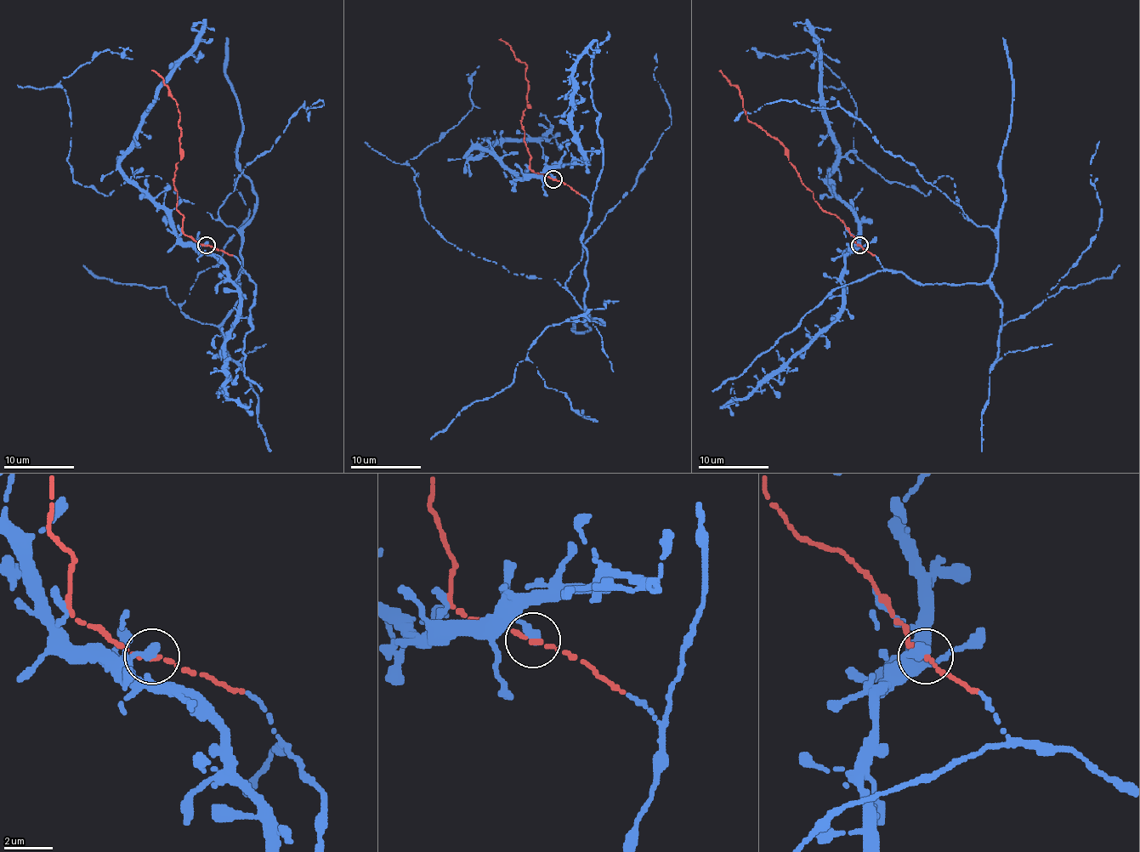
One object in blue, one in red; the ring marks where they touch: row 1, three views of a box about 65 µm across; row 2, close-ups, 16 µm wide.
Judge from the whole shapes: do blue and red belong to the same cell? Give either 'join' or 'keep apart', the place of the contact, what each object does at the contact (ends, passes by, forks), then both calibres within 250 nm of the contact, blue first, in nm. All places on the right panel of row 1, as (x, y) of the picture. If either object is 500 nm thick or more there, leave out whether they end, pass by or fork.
join | (859, 245) | blue ends | red passes by | 440/200 nm

